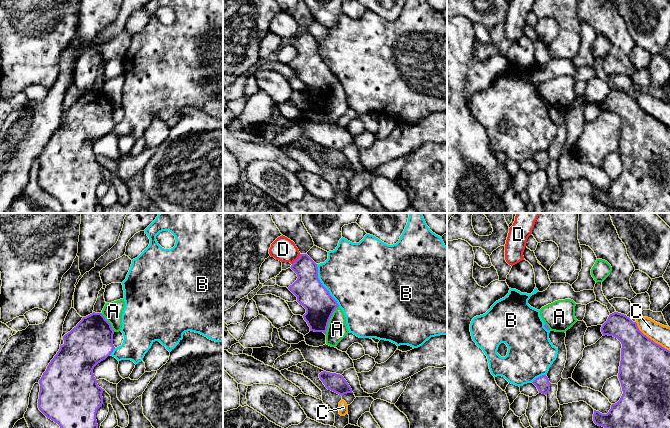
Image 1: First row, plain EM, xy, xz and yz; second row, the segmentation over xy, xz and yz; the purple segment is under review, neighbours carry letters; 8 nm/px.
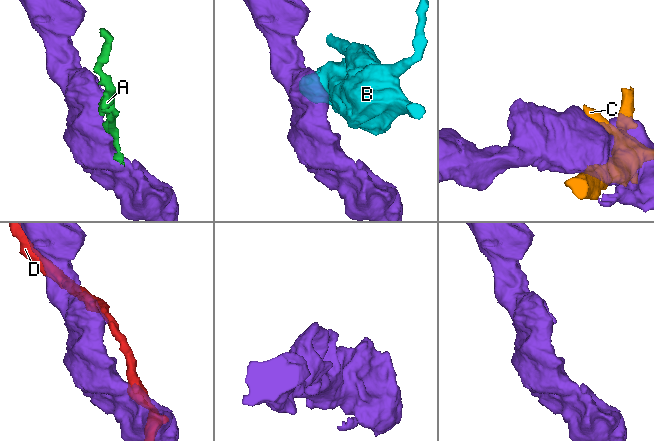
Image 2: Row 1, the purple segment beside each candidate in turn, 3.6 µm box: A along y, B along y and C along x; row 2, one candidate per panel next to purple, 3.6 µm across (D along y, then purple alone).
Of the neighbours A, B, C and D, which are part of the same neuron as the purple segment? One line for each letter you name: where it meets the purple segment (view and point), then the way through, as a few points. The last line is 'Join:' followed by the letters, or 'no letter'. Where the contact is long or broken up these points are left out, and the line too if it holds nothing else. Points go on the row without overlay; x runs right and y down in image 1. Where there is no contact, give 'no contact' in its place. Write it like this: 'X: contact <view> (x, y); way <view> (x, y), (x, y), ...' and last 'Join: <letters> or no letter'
Join: no letter

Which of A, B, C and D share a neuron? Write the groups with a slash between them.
A / B / C / D

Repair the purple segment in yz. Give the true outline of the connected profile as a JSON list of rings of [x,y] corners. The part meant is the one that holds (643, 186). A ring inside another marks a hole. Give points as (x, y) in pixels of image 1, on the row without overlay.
[[[618,88],[609,91],[601,108],[603,112],[617,114],[622,120],[618,154],[623,170],[617,179],[611,181],[607,190],[594,186],[594,199],[631,213],[670,213],[670,127],[648,114],[639,106],[636,98]]]

